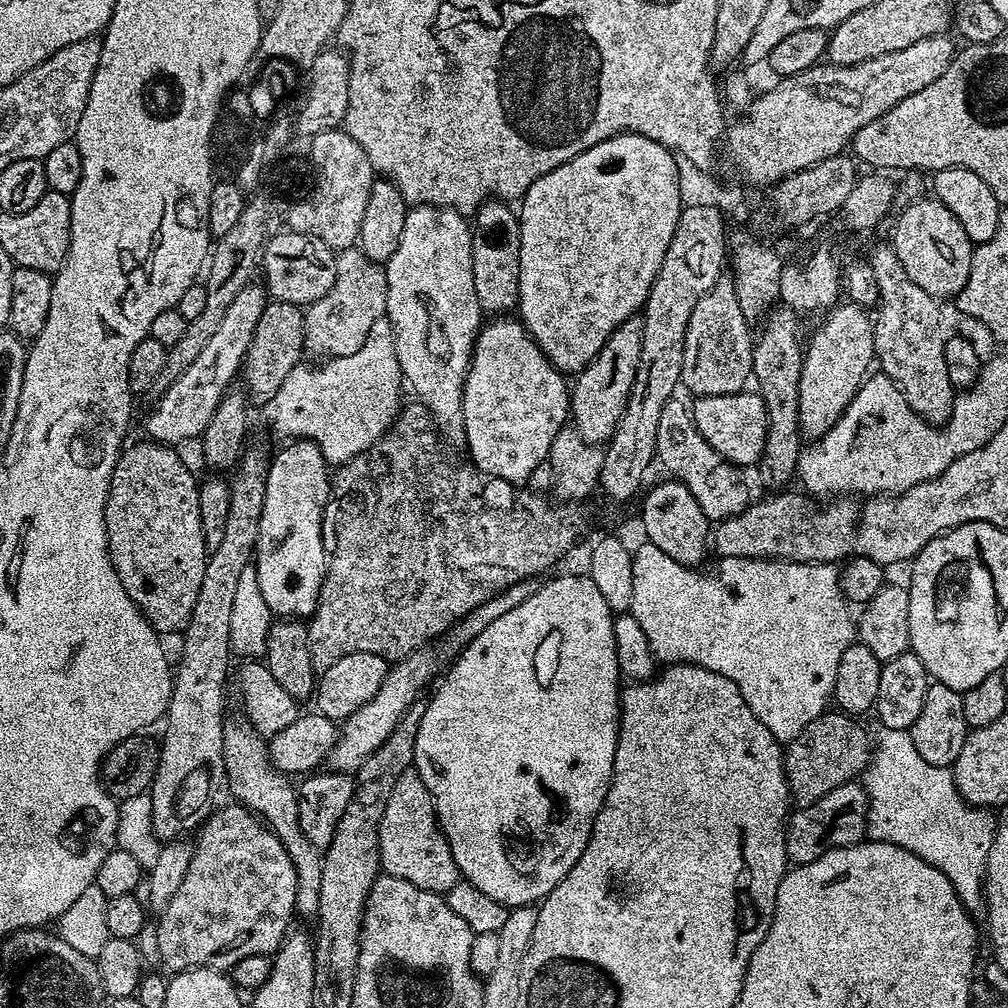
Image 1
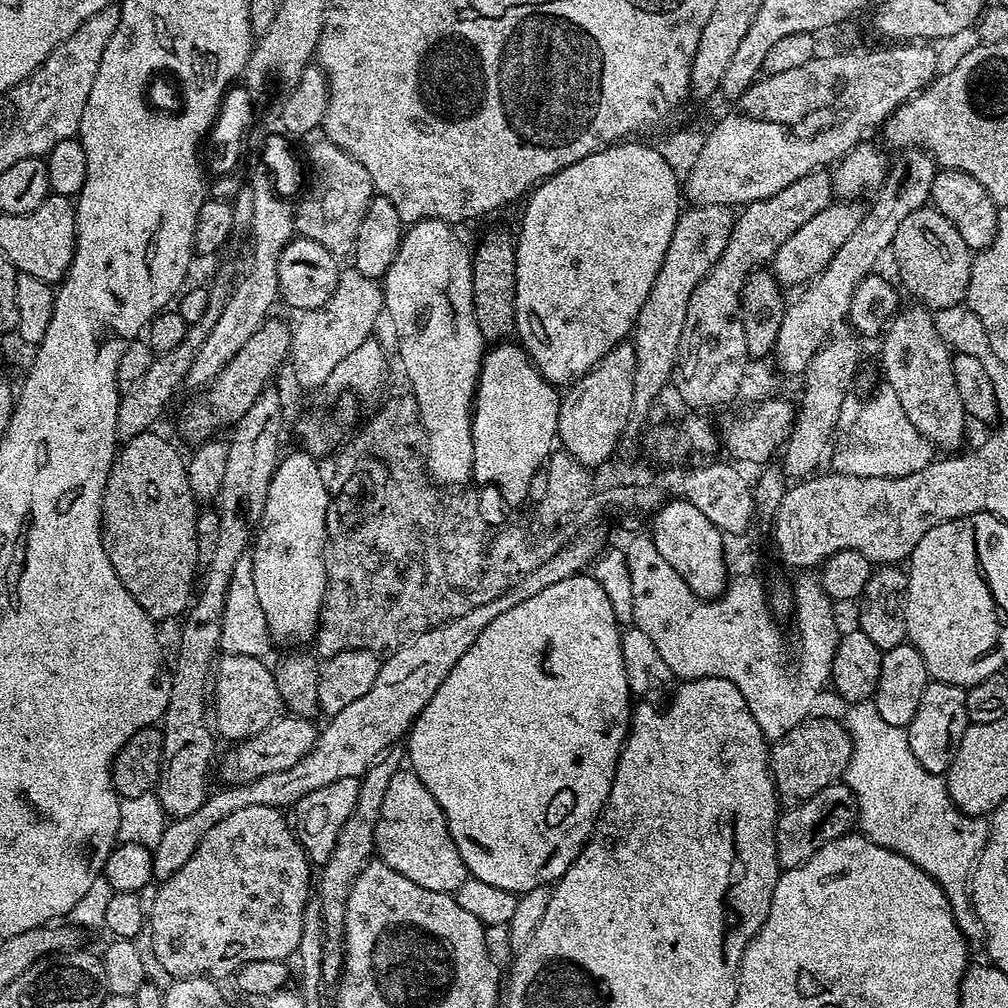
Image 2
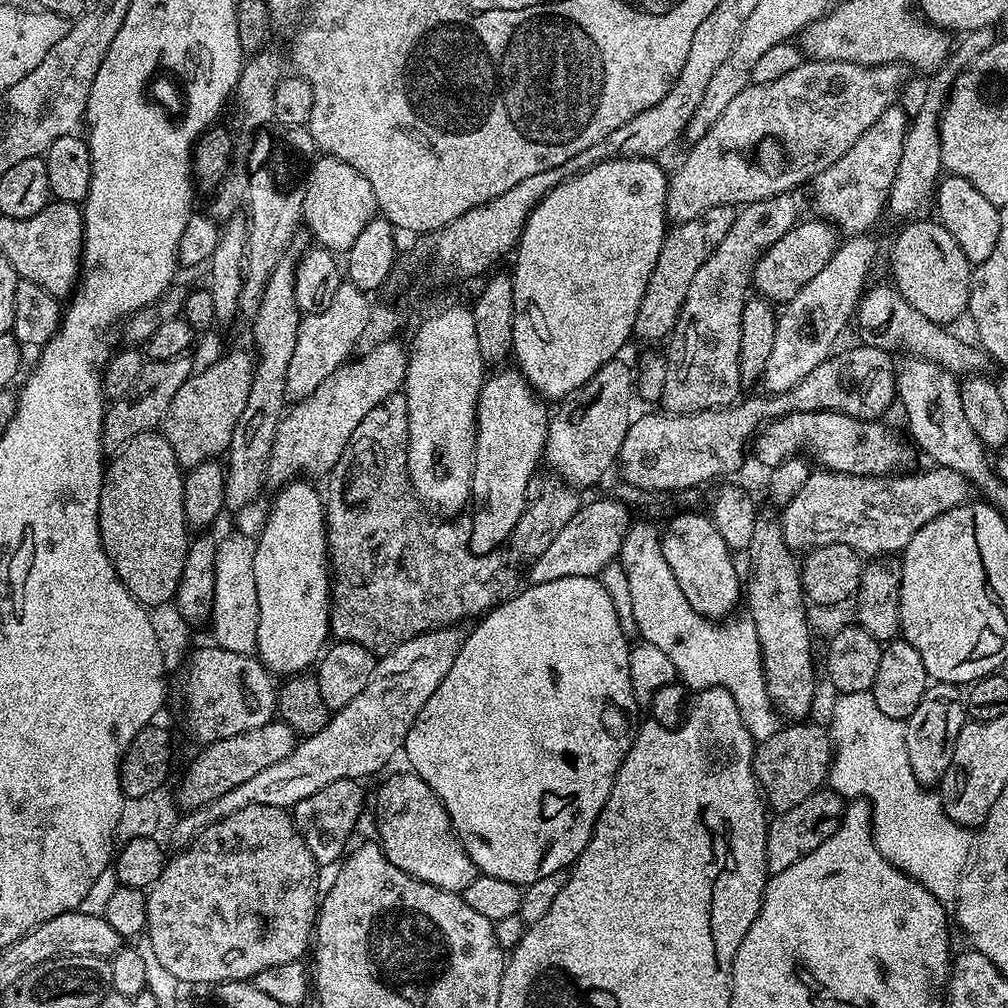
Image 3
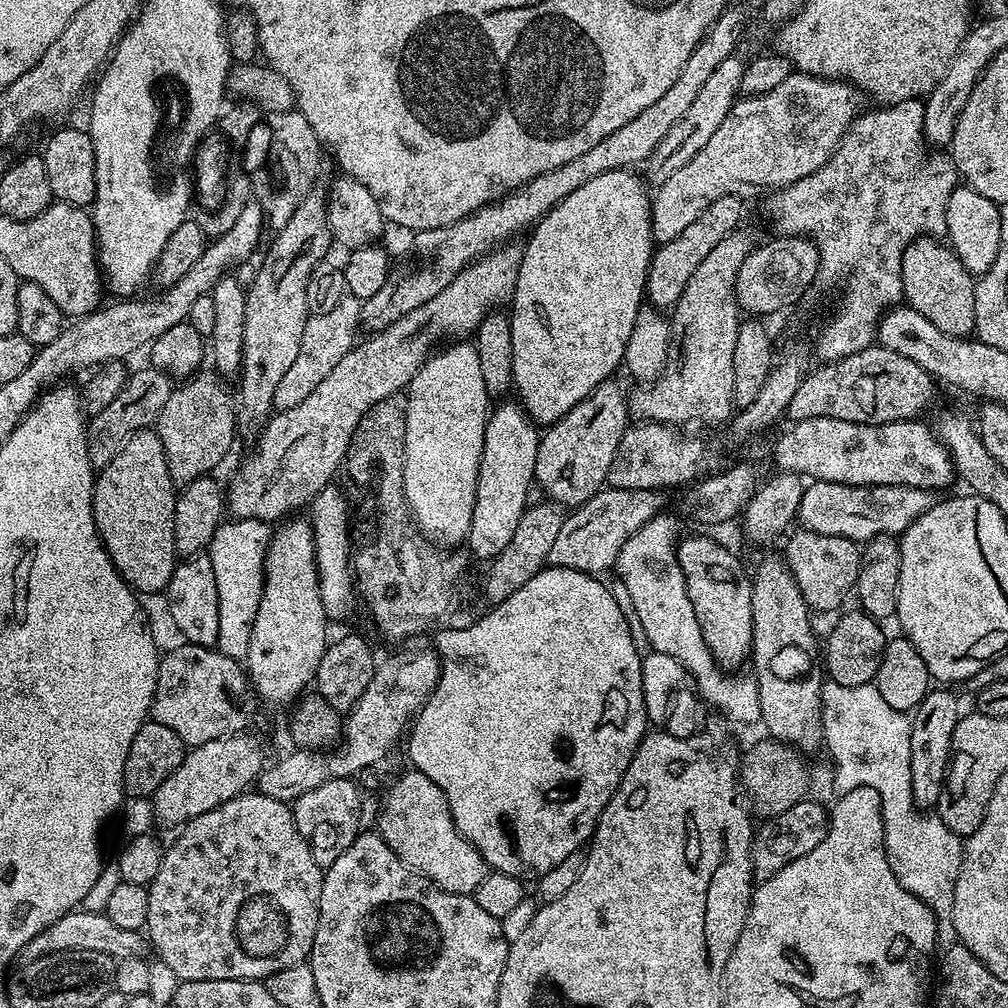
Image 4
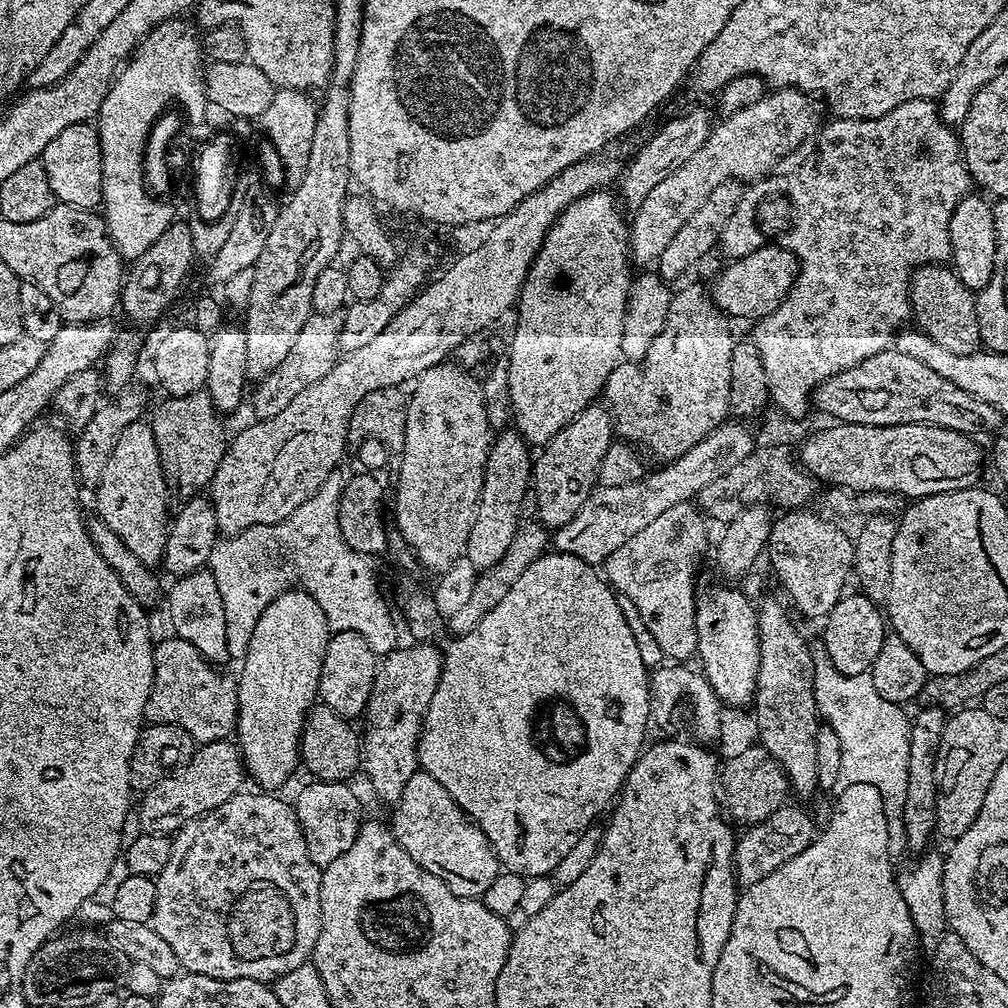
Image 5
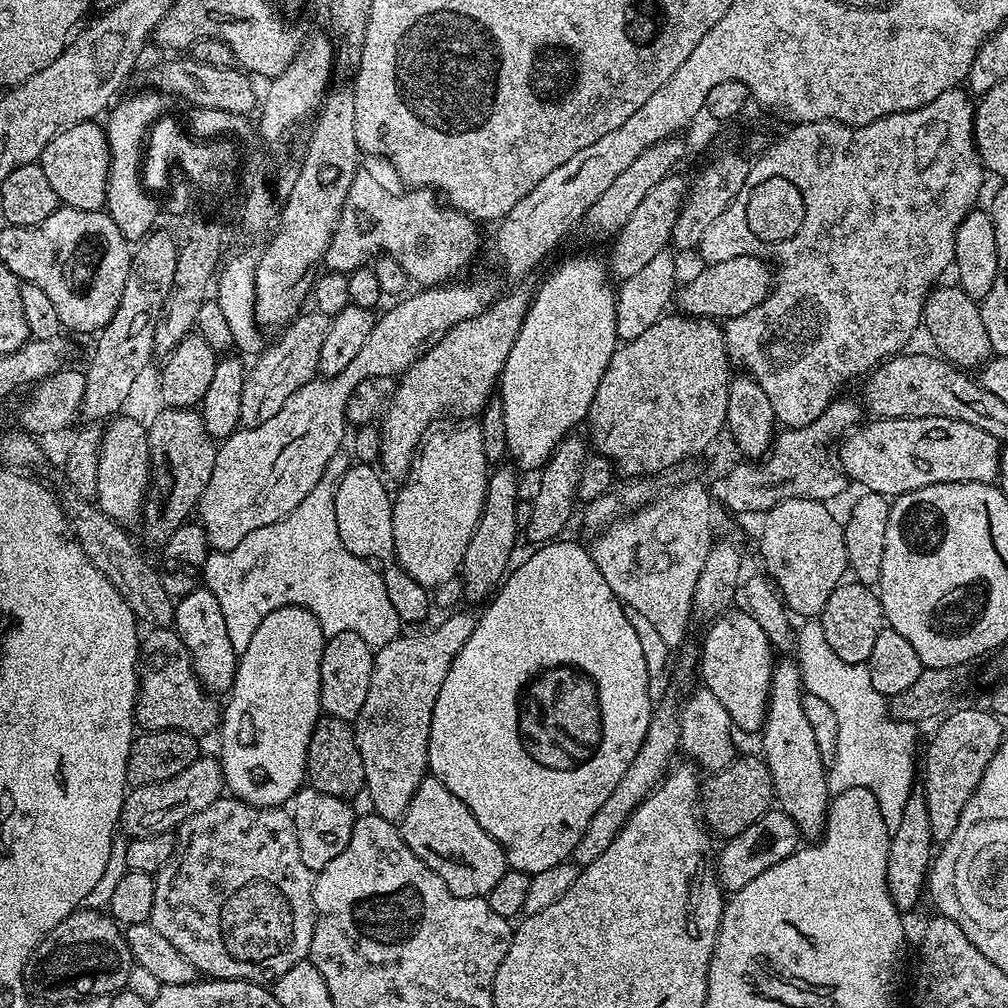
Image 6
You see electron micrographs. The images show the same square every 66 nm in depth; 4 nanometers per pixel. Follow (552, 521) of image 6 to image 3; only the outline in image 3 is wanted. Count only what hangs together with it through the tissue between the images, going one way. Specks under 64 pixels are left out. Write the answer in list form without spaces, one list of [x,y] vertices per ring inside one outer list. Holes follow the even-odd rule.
[[[617,358],[611,360],[606,364],[606,366],[602,366],[601,370],[590,380],[590,382],[583,385],[583,387],[579,388],[578,391],[573,392],[571,396],[567,397],[559,405],[560,408],[551,413],[550,419],[548,421],[548,437],[546,438],[546,442],[544,443],[544,454],[543,459],[546,461],[546,464],[549,464],[550,467],[553,468],[554,471],[557,472],[559,479],[563,481],[563,483],[577,489],[584,490],[584,487],[590,486],[598,481],[600,481],[604,474],[612,467],[615,467],[617,463],[618,454],[621,450],[622,442],[624,442],[624,438],[629,430],[630,423],[632,421],[632,413],[630,414],[630,404],[632,400],[634,401],[634,391],[635,391],[635,377],[634,372],[622,362],[623,359]]]

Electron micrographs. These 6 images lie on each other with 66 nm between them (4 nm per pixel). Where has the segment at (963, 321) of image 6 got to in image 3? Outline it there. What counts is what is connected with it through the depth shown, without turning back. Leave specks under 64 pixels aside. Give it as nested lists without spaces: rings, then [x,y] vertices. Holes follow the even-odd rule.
[[[916,218],[916,219],[913,219],[911,222],[908,222],[908,223],[913,222],[913,224],[908,224],[905,226],[904,229],[901,230],[900,237],[897,238],[896,245],[894,245],[892,248],[892,280],[891,280],[891,283],[902,294],[902,298],[906,298],[906,302],[910,302],[910,306],[914,306],[914,310],[918,310],[926,318],[930,318],[930,322],[934,322],[935,324],[943,324],[945,326],[952,326],[952,323],[954,323],[955,320],[958,319],[960,315],[963,317],[965,313],[967,313],[968,311],[968,300],[969,298],[972,297],[972,273],[974,271],[974,266],[966,258],[966,254],[962,254],[962,246],[958,246],[958,242],[954,242],[954,234],[950,234],[950,230],[944,227],[944,225],[940,223],[939,219],[936,219],[936,218],[932,218],[932,220],[918,220],[918,219],[919,218]]]

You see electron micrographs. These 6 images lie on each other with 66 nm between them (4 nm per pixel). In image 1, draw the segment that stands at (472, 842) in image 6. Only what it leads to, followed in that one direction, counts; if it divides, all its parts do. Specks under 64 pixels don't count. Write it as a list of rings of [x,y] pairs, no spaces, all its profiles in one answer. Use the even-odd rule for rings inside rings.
[[[415,767],[402,770],[402,778],[390,793],[390,802],[386,802],[386,814],[382,814],[380,823],[380,867],[387,875],[418,886],[418,890],[441,894],[447,894],[462,879],[448,839],[440,829],[430,790],[426,790],[426,782],[422,782]]]

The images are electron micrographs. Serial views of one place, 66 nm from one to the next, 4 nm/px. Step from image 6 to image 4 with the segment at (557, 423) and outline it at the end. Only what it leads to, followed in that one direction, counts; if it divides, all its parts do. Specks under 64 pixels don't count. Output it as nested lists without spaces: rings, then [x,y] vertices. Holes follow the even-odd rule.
[[[619,168],[598,174],[598,178],[590,178],[582,186],[569,193],[559,201],[541,220],[537,220],[531,229],[532,237],[522,248],[520,257],[520,273],[516,289],[510,301],[510,319],[512,321],[512,341],[514,342],[514,374],[512,383],[517,392],[519,403],[537,425],[547,426],[566,415],[578,402],[586,399],[595,389],[613,375],[612,371],[624,363],[626,342],[630,342],[630,330],[634,330],[634,322],[638,318],[642,305],[646,300],[648,286],[648,267],[652,261],[654,241],[652,238],[652,196],[650,188],[636,177],[632,170]]]

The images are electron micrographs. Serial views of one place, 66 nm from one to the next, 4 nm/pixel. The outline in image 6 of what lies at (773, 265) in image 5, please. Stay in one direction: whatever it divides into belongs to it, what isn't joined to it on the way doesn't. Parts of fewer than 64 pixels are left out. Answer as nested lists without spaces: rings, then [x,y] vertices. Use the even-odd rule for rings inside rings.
[[[739,256],[726,258],[701,267],[701,272],[693,280],[679,285],[674,304],[683,315],[704,316],[717,322],[727,321],[733,316],[741,316],[754,306],[758,306],[772,291],[774,272],[769,261],[759,256]]]

